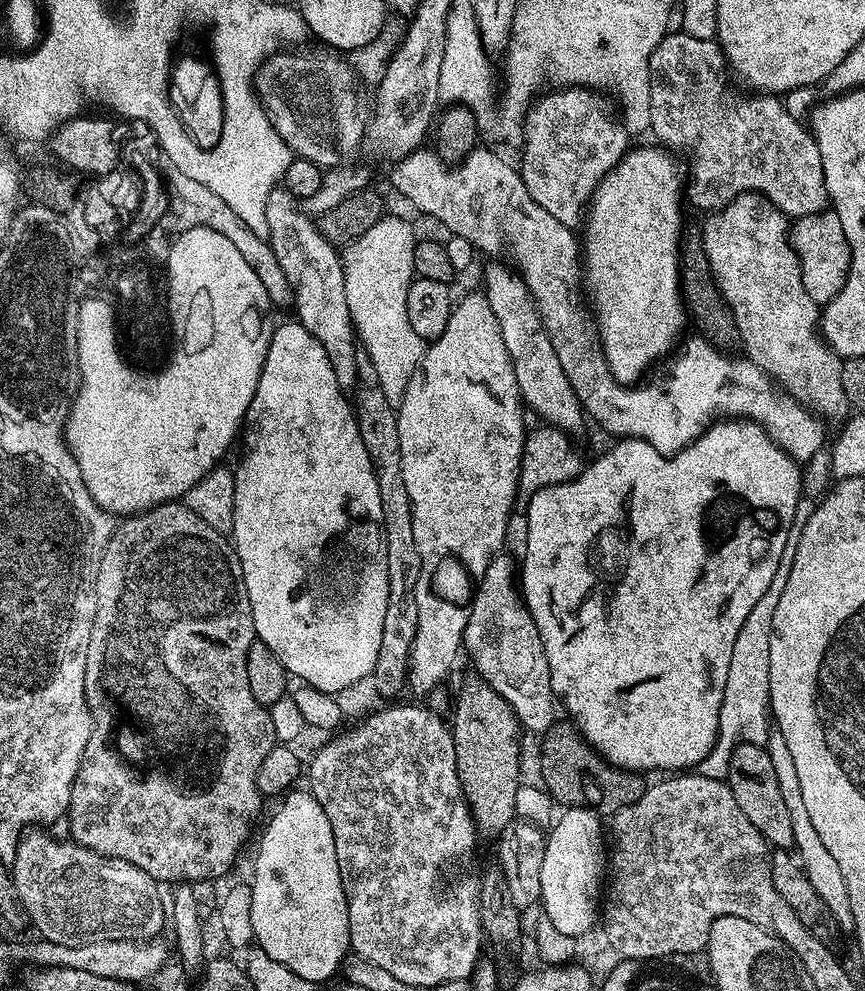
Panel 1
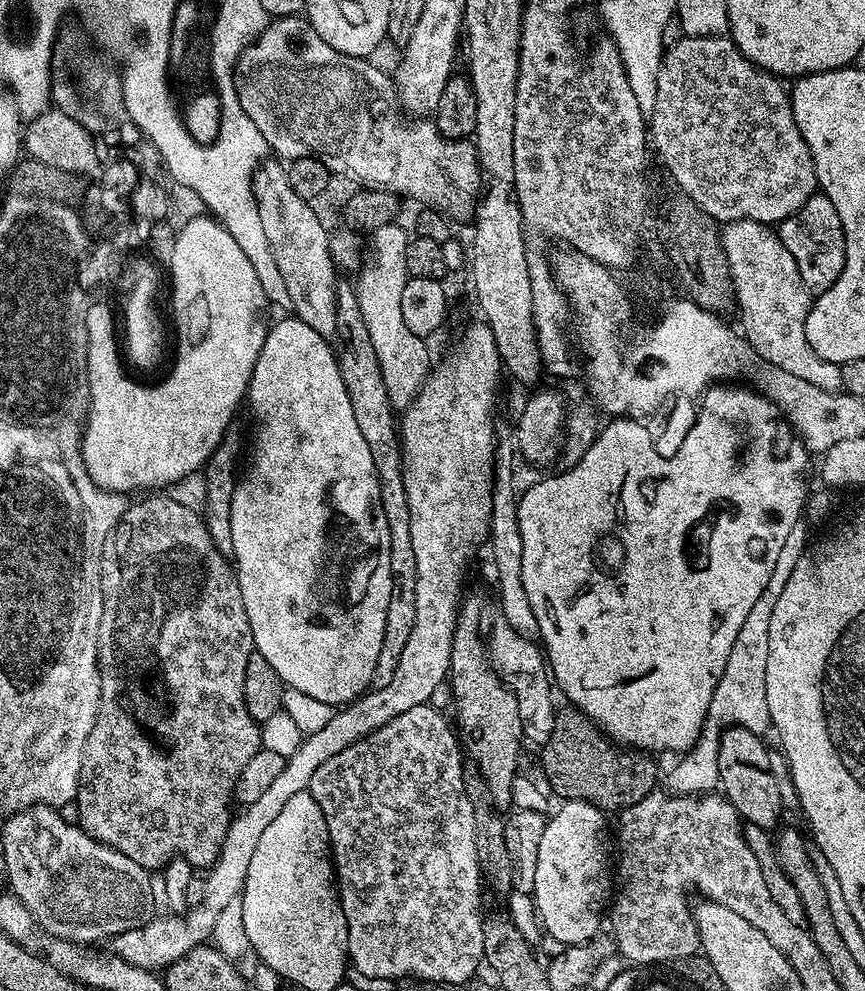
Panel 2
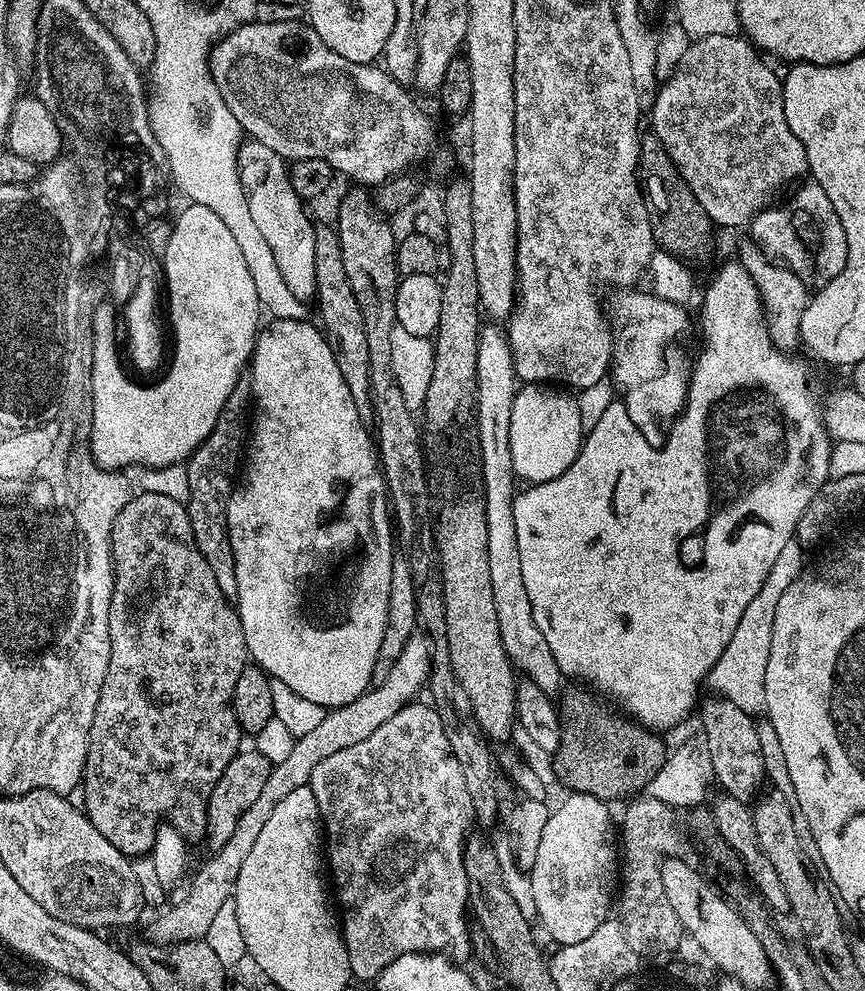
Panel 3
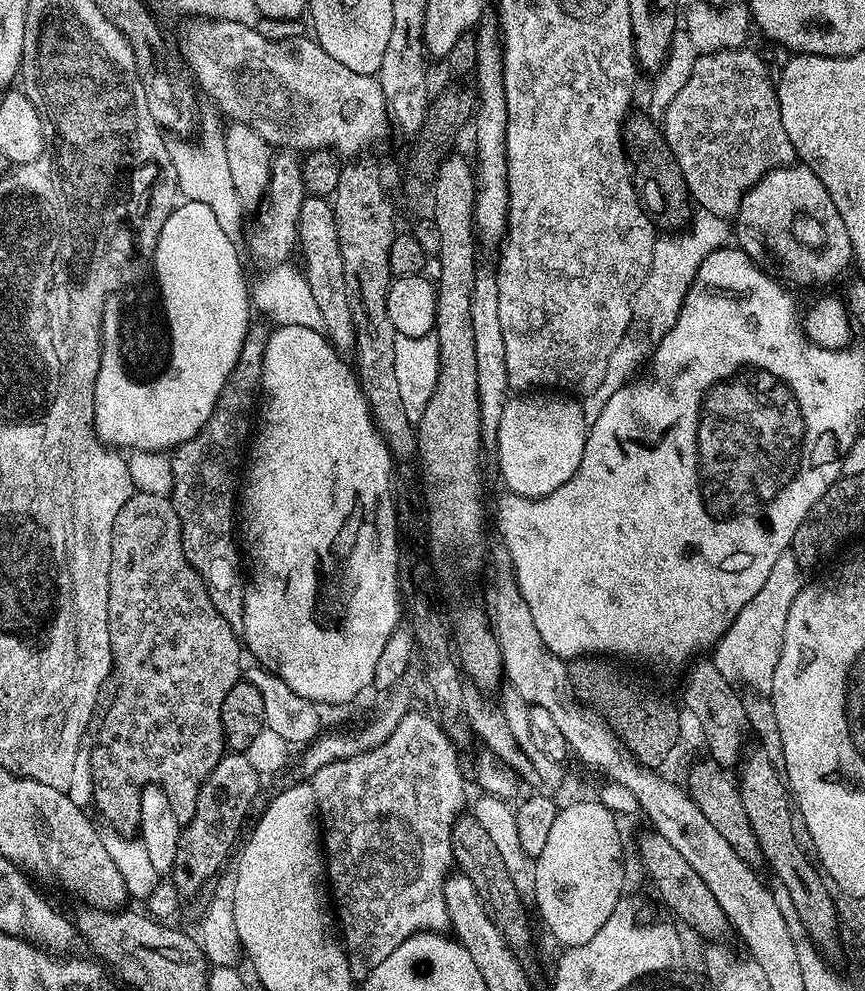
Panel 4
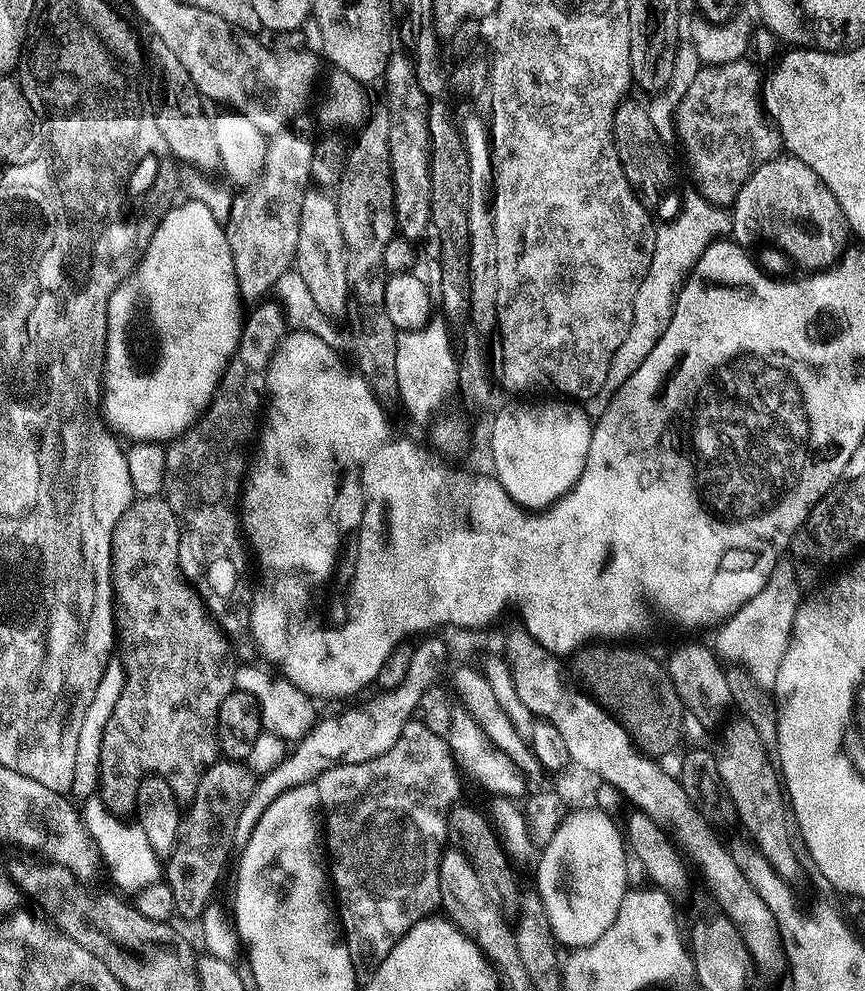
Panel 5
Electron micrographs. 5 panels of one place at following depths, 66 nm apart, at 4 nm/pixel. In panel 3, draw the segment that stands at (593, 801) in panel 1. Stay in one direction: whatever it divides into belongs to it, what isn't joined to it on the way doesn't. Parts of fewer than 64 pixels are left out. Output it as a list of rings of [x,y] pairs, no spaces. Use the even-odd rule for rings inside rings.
[[[576,687],[580,688],[566,689],[560,700],[558,696],[560,745],[552,757],[556,777],[569,793],[581,792],[605,802],[627,801],[643,793],[668,759],[663,735],[621,718],[587,687]]]

